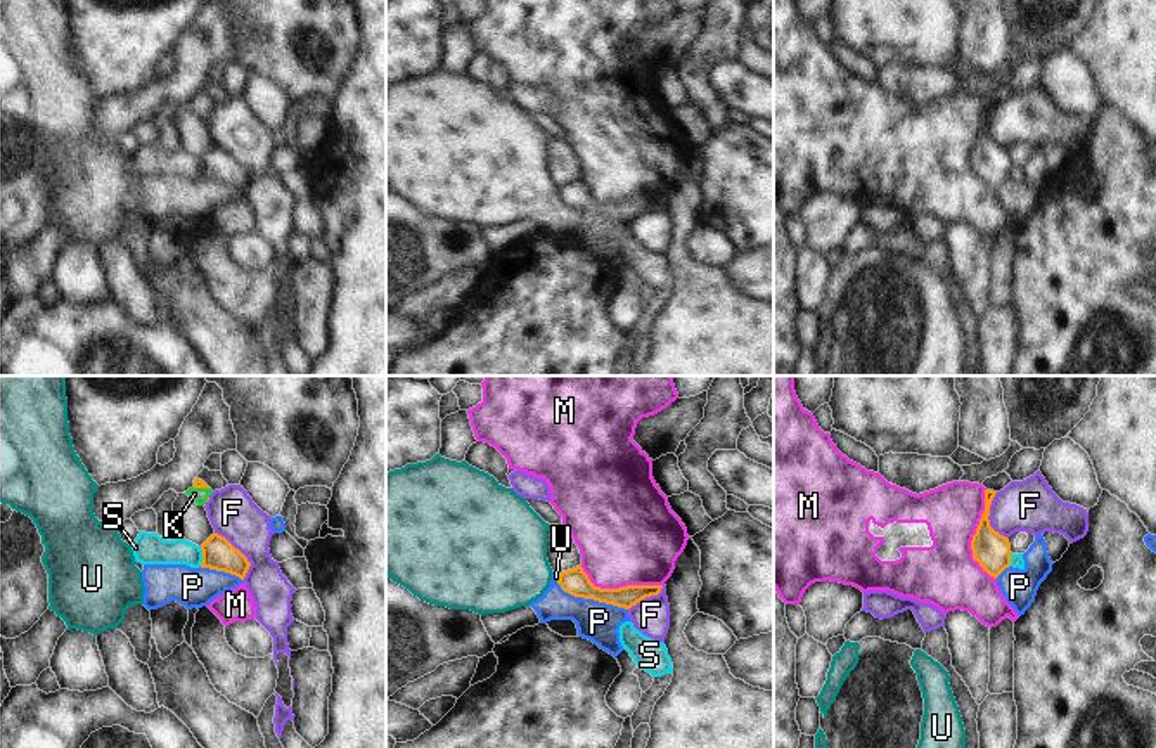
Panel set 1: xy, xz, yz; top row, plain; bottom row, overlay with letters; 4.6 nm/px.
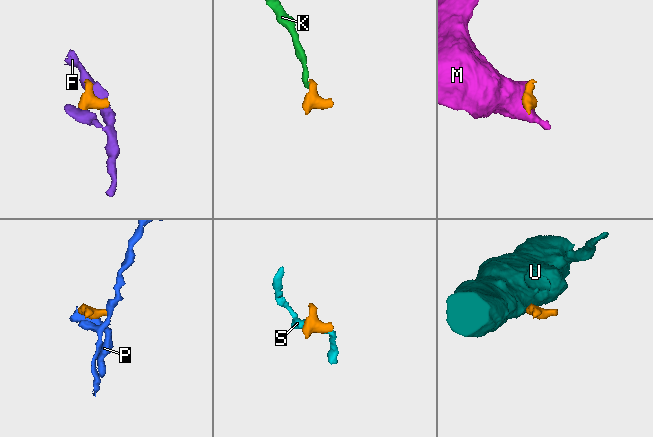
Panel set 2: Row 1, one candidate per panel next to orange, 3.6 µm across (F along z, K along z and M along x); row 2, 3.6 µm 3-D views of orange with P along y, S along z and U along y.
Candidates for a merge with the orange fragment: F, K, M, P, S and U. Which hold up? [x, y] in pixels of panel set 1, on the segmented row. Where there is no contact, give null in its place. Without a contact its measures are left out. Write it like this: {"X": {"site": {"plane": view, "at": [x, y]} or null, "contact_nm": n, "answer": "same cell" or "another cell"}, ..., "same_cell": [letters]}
{"F": {"site": {"plane": "xy", "at": [241, 553]}, "contact_nm": 260, "answer": "another cell"}, "K": {"site": {"plane": "xy", "at": [201, 487]}, "contact_nm": 80, "answer": "same cell"}, "M": {"site": {"plane": "yz", "at": [973, 535]}, "contact_nm": 420, "answer": "another cell"}, "P": {"site": {"plane": "xz", "at": [592, 598]}, "contact_nm": 360, "answer": "another cell"}, "S": {"site": {"plane": "xy", "at": [203, 556]}, "contact_nm": 90, "answer": "another cell"}, "U": {"site": {"plane": "xz", "at": [559, 579]}, "contact_nm": 40, "answer": "another cell"}, "same_cell": ["K"]}

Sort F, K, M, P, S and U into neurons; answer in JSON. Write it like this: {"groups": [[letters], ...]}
{"groups": [["F"], ["K"], ["M"], ["P", "U"], ["S"]]}

